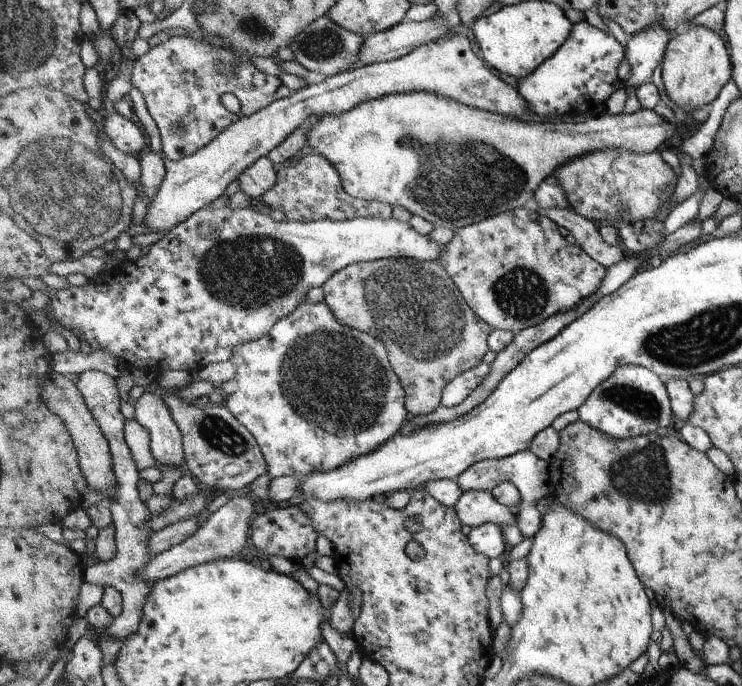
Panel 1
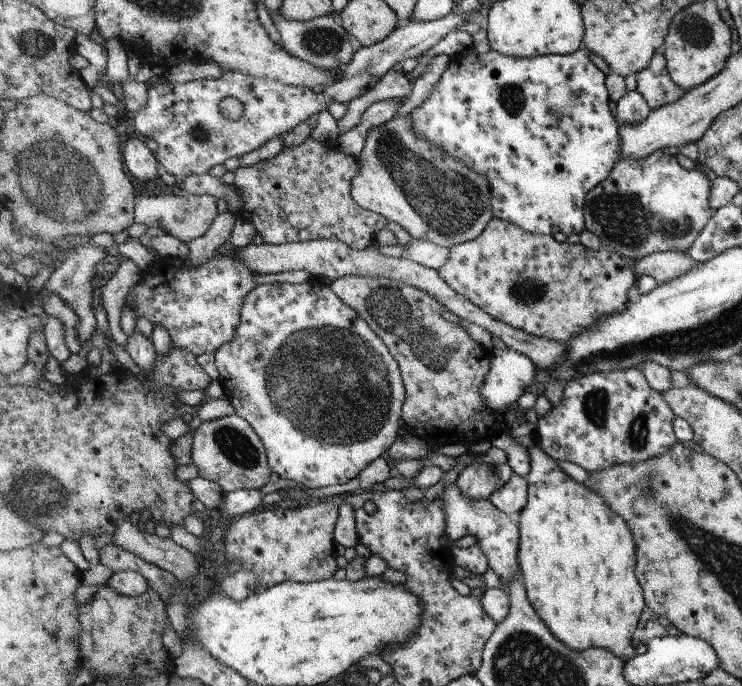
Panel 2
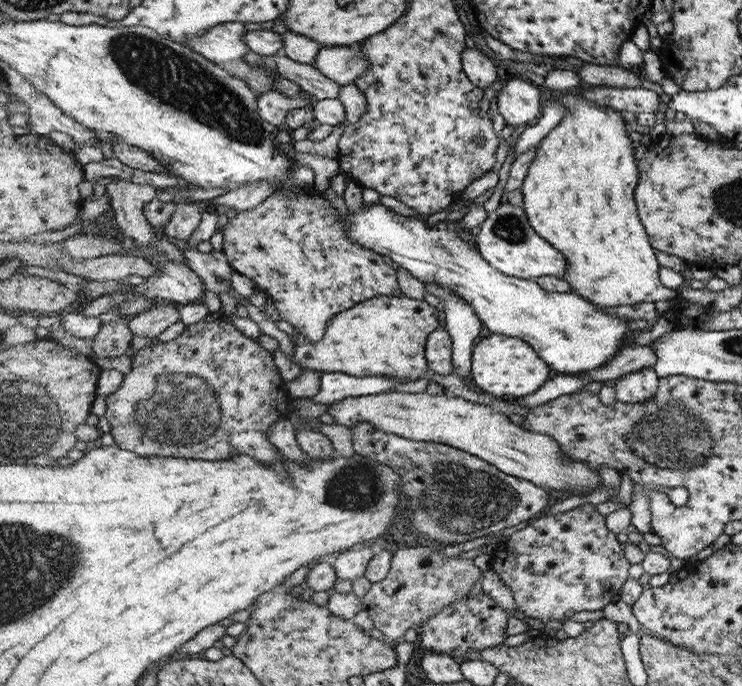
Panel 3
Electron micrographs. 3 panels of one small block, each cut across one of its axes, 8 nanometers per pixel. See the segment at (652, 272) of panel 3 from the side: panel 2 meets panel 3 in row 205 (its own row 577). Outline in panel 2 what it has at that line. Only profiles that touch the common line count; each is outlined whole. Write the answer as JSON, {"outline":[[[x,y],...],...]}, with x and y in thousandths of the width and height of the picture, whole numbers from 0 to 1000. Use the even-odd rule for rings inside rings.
{"outline":[[[725,646],[712,653],[712,662],[714,662],[714,688],[708,695],[710,700],[710,733],[695,754],[699,765],[699,825],[706,854],[710,859],[710,870],[721,886],[722,895],[739,913],[744,924],[755,936],[768,942],[771,948],[787,950],[792,945],[817,945],[817,948],[822,948],[825,953],[836,956],[836,959],[841,961],[841,965],[845,965],[846,961],[857,953],[857,948],[852,942],[852,924],[860,915],[863,898],[865,898],[865,889],[868,889],[867,856],[863,857],[863,851],[860,851],[860,845],[854,840],[854,828],[857,828],[854,822],[858,819],[858,808],[854,808],[857,805],[854,802],[854,793],[857,793],[854,778],[849,778],[852,773],[849,773],[846,761],[838,752],[830,749],[819,738],[819,732],[809,720],[803,720],[803,714],[798,714],[792,708],[787,708],[787,706],[768,697],[755,682],[752,672],[736,662]]]}

